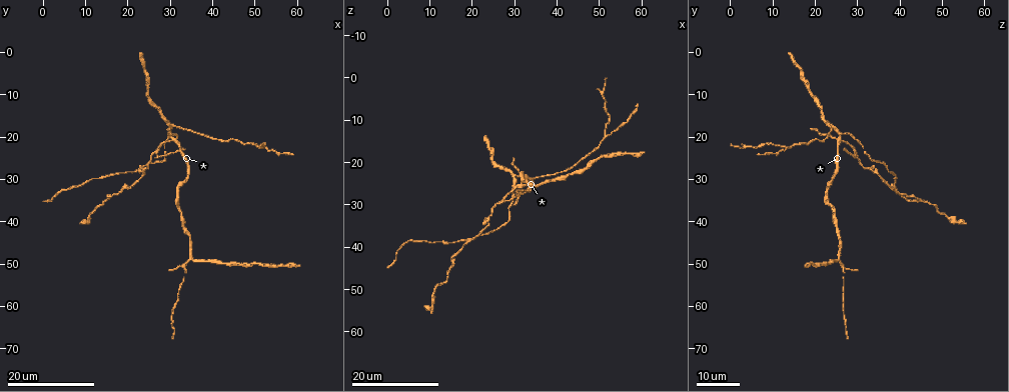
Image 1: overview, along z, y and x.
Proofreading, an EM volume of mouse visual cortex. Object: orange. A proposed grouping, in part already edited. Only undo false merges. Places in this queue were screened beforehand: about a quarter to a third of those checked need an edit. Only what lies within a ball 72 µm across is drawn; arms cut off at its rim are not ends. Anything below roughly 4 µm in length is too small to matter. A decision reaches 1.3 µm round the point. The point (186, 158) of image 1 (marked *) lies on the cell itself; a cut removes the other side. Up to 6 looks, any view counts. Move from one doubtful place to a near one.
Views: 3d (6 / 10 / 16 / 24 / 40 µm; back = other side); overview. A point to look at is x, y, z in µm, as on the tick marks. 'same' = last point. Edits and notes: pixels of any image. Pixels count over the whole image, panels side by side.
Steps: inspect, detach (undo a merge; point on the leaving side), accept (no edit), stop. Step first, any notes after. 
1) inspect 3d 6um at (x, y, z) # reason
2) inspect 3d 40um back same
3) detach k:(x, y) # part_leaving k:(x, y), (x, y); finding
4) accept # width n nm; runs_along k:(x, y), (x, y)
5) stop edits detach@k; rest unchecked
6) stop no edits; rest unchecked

inspect 3d 24um at (12.5, 30.0, 38.5) # calibre changes

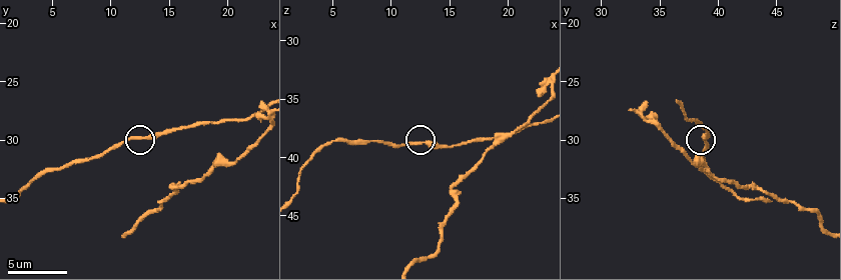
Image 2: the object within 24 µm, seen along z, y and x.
inspect 3d 6um at (12.6, 29.8, 38.6) # zoom in

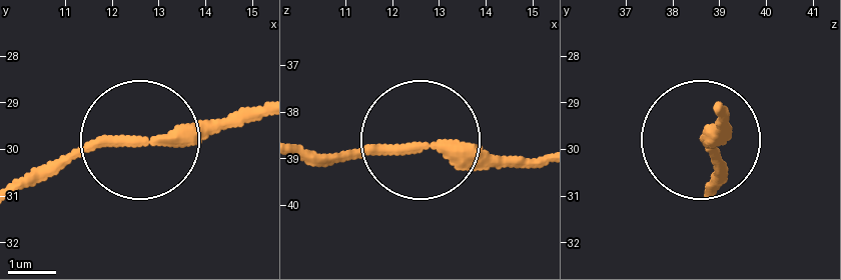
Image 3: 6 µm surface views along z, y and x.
accept # runs_along 3:(537, 160), (357, 148), (313, 160); one cell here

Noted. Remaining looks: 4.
inspect 3d 16um at (31.0, 20.0, 26.0) # branch point

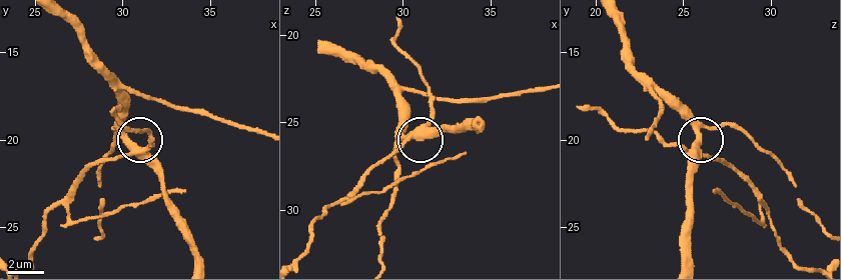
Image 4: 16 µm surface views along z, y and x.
inspect 3d 10um at (30.6, 20.7, 25.9)

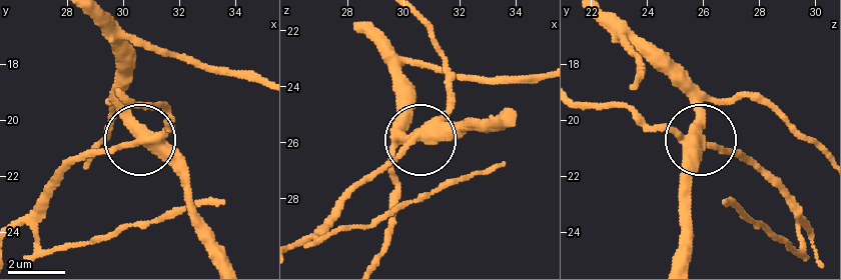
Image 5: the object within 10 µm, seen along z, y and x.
detach 5:(170, 128) # width 370 nm; part_leaving 5:(140, 144), (86, 154), (21, 223); two cells meet here

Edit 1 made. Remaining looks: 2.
inspect 3d 24um at (31.0, 17.0, 23.5) # a fork

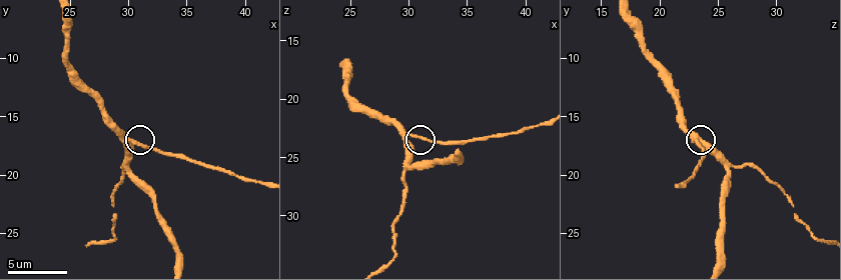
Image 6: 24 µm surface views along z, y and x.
inspect 3d 6um at (30.6, 17.4, 23.2)

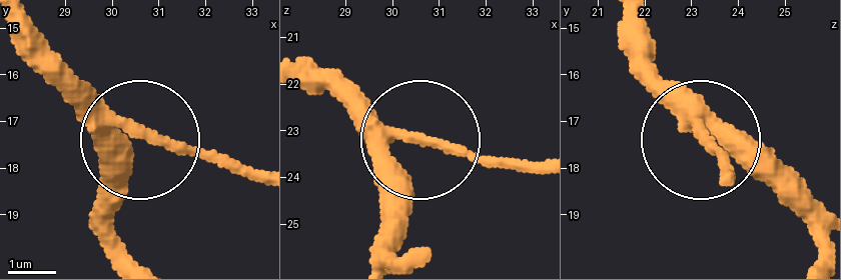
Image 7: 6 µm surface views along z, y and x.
accept # side_arm 23 um; arms 3; one cell here

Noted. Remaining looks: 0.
stop edits detach@5; rest unchecked

